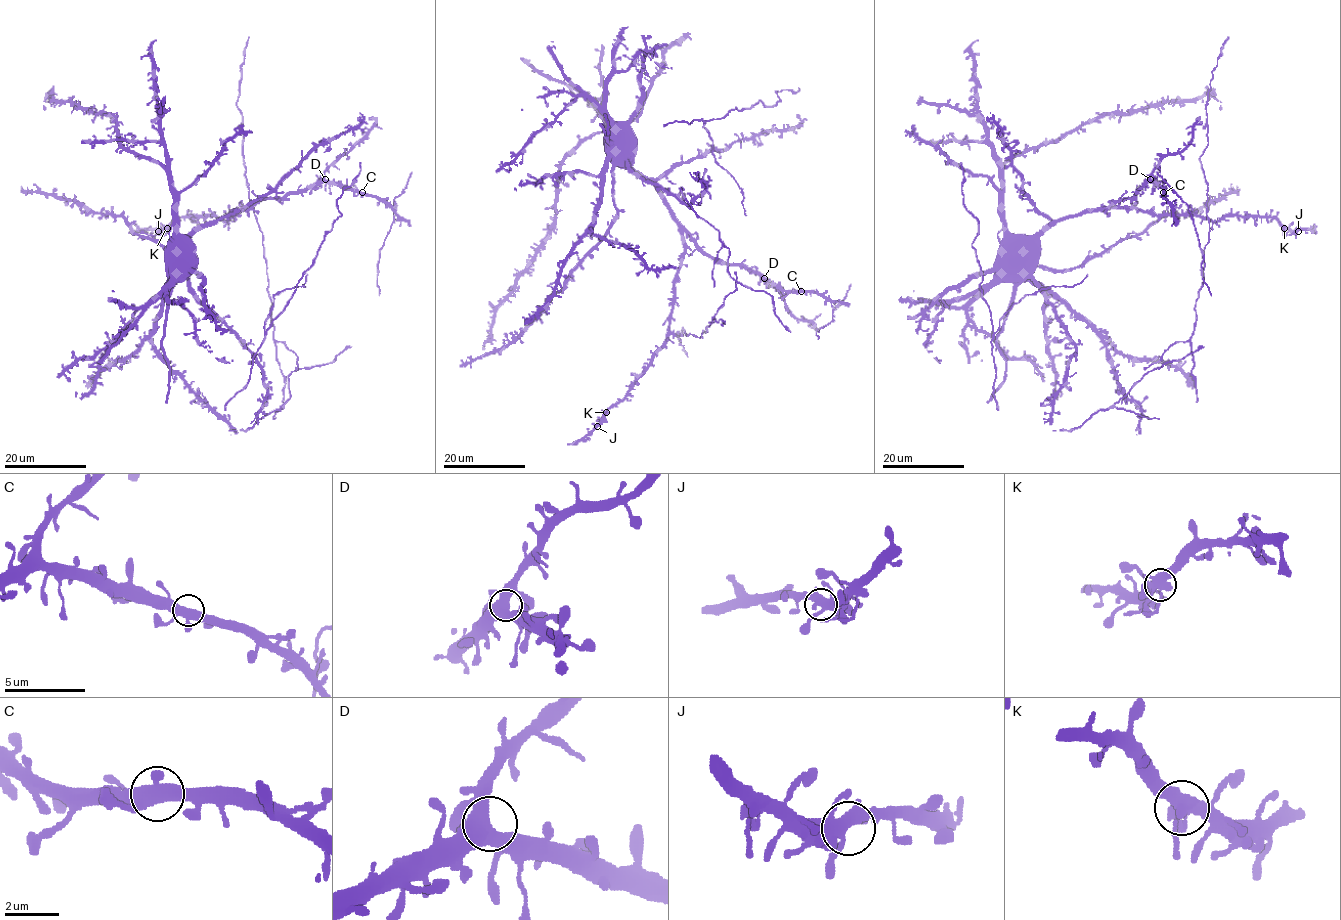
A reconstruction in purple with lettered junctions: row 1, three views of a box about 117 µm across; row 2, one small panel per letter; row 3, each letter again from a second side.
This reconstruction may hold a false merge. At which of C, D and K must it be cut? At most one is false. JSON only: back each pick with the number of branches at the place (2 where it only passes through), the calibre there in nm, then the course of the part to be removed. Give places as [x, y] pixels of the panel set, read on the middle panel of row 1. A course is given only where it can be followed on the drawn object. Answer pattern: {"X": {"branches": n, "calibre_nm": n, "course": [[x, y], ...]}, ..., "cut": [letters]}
{"cut": []}

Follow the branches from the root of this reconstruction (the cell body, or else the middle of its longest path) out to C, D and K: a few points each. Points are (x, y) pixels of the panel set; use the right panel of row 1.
C: (1002, 260), (1042, 229), (1082, 212), (1106, 210), (1130, 199), (1148, 182), (1163, 192)
D: (1002, 260), (1018, 252), (1042, 229), (1082, 212), (1106, 210), (1122, 199), (1130, 199), (1150, 179)
K: (1002, 260), (1018, 252), (1042, 229), (1102, 208), (1136, 208), (1213, 221), (1225, 216), (1270, 216), (1284, 228)

